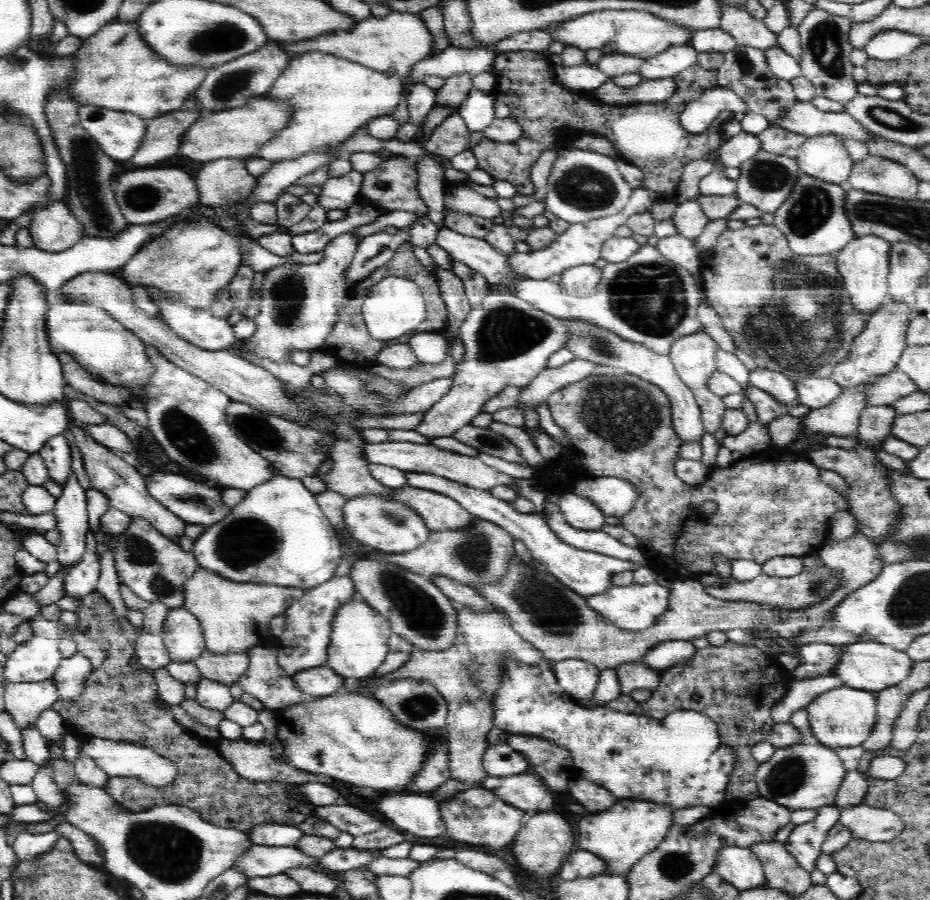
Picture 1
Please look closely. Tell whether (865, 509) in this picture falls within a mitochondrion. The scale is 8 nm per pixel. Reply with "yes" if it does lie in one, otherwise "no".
no

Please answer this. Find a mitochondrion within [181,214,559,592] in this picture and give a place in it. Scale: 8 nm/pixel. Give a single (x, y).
(504, 332)

